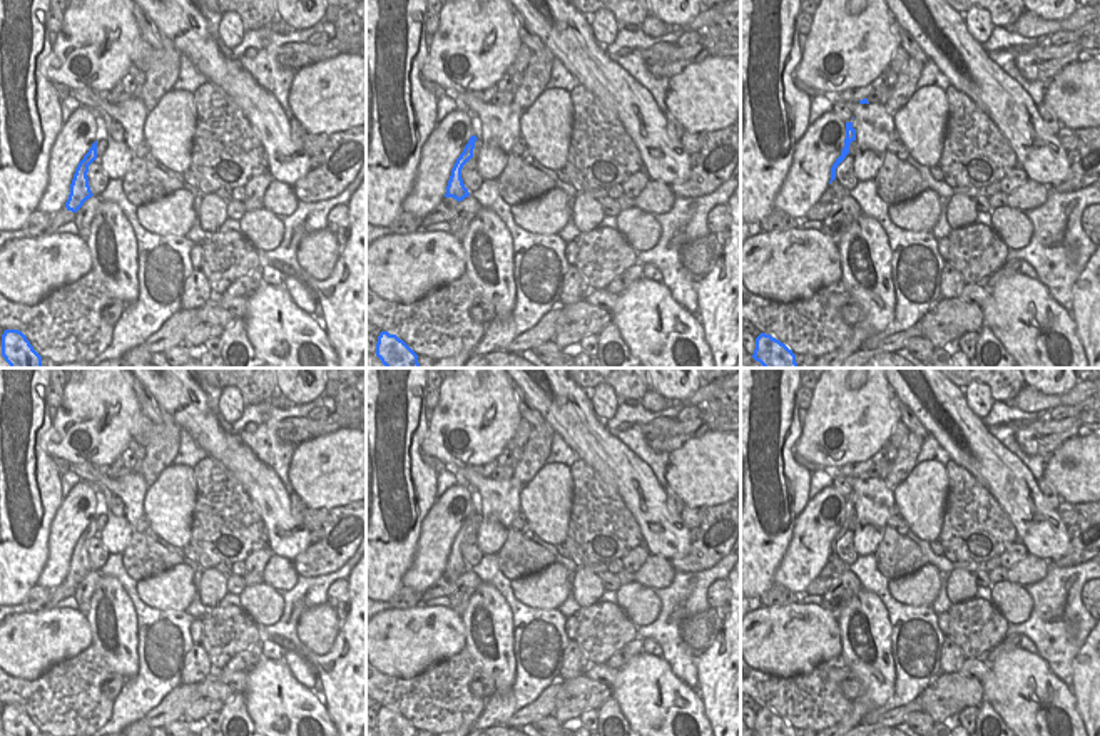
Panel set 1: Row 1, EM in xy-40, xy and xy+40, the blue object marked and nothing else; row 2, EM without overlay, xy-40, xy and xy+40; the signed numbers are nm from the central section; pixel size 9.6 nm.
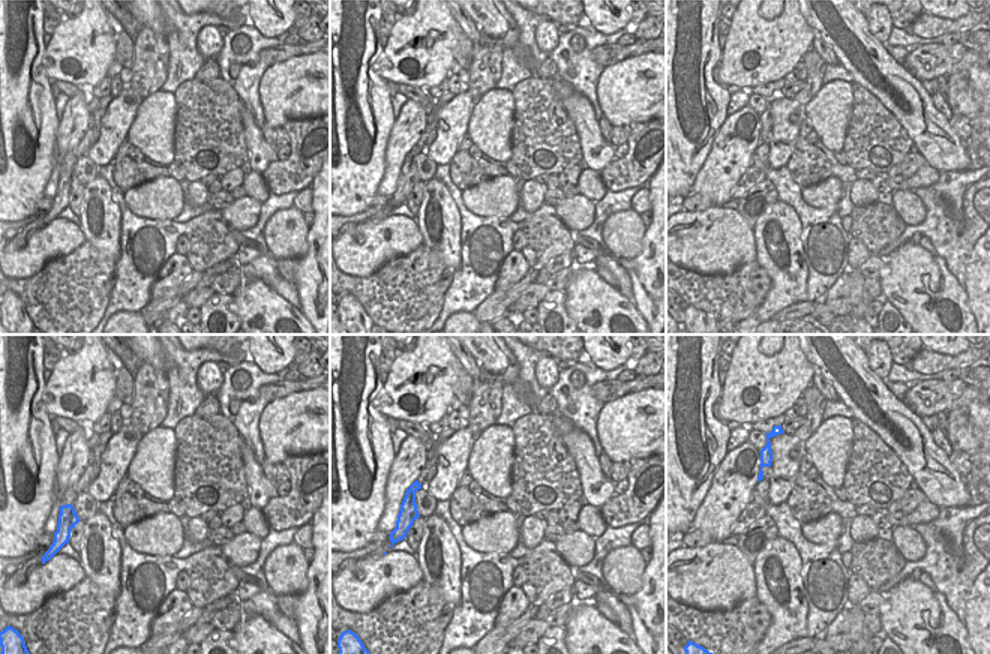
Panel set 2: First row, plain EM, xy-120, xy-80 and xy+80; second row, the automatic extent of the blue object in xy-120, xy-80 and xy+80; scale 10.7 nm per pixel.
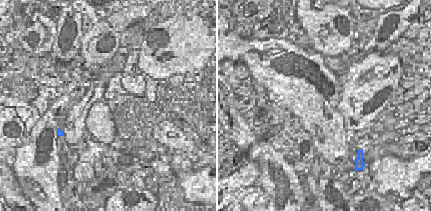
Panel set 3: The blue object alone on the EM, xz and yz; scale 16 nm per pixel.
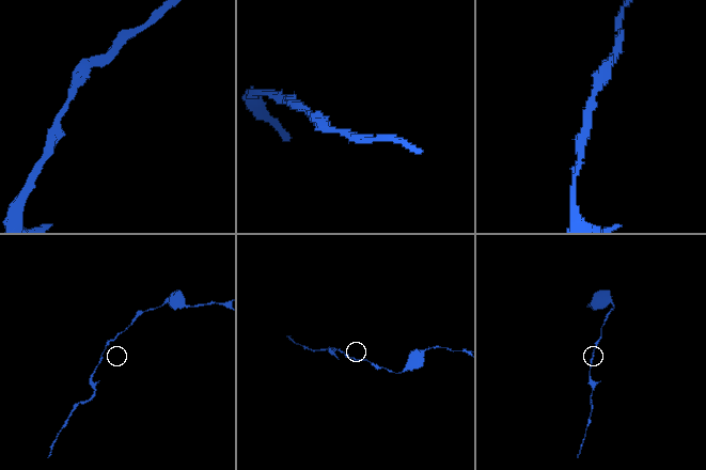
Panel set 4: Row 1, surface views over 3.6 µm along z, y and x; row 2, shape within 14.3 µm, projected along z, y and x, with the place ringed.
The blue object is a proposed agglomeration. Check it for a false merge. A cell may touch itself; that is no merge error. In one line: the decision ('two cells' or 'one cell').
one cell

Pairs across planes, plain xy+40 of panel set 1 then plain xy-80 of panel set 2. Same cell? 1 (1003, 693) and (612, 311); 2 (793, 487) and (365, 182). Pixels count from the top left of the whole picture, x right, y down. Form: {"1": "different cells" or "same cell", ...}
{"1": "same cell", "2": "same cell"}

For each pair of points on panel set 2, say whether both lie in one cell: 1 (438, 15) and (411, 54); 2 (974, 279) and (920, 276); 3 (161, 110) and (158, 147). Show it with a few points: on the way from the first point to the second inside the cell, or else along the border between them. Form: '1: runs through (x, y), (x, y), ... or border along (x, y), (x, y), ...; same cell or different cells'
1: runs through (432, 27), (429, 47), (423, 48); same cell
2: border along (965, 290), (974, 317); different cells
3: runs through (158, 119), (158, 138); same cell

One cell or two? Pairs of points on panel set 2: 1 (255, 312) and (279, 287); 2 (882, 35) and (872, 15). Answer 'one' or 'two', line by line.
1: two
2: one

